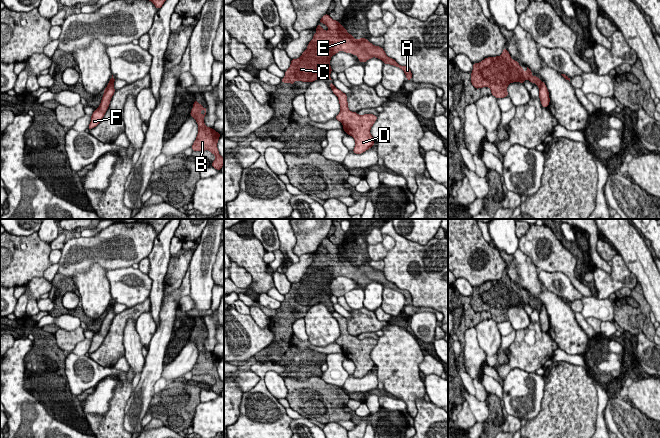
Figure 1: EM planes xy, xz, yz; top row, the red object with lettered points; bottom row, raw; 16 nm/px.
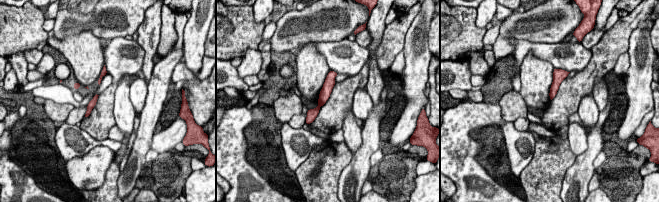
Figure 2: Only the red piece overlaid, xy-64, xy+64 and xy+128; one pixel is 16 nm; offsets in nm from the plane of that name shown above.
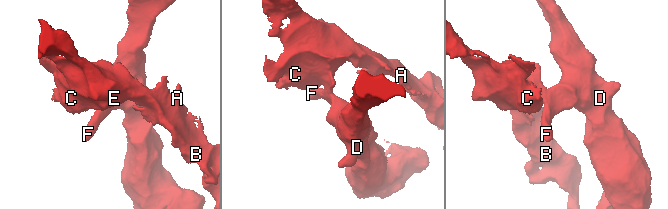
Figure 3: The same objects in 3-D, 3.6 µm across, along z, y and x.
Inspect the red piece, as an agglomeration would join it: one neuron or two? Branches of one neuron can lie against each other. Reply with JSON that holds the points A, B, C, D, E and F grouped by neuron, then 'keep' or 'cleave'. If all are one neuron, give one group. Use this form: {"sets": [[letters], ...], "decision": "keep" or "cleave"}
{"sets": [["A", "B", "C", "E"], ["D", "F"]], "decision": "cleave"}

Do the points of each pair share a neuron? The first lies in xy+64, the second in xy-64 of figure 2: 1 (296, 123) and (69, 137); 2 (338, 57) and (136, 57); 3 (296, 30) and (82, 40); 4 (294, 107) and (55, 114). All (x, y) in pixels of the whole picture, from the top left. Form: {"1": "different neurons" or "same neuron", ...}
{"1": "different neurons", "2": "same neuron", "3": "different neurons", "4": "same neuron"}

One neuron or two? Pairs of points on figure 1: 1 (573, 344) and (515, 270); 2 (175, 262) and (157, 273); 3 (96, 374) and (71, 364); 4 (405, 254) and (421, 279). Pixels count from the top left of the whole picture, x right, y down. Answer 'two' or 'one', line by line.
1: one
2: two
3: one
4: one

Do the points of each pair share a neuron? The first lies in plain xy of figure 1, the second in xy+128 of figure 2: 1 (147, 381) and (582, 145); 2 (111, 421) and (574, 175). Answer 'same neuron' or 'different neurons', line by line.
1: different neurons
2: different neurons

